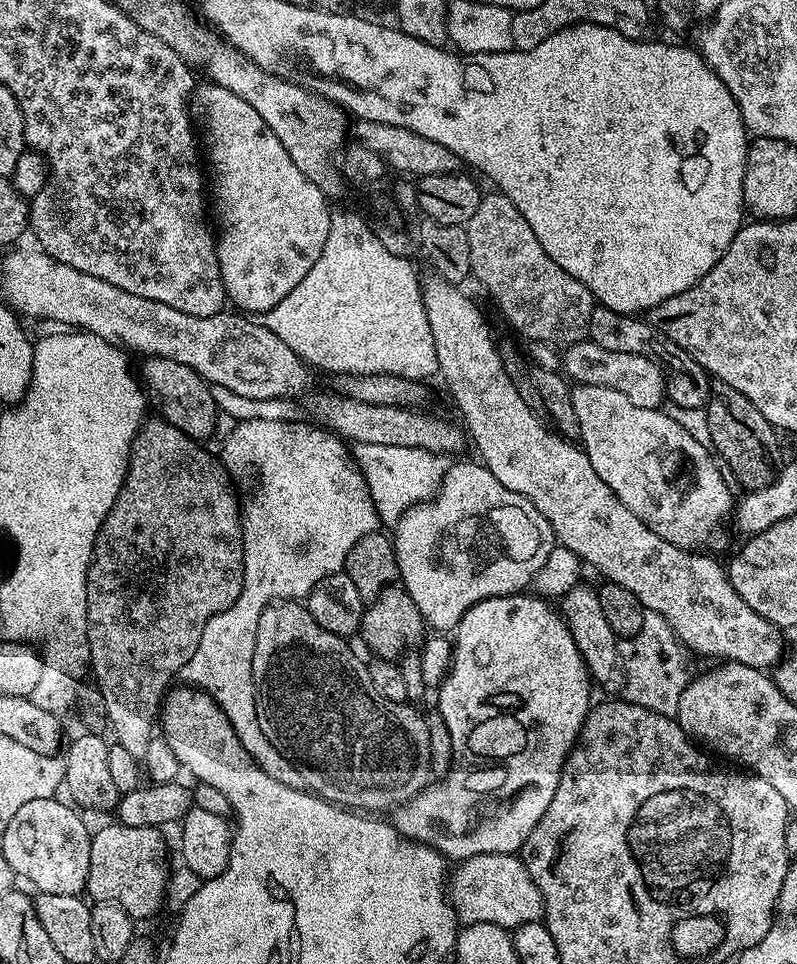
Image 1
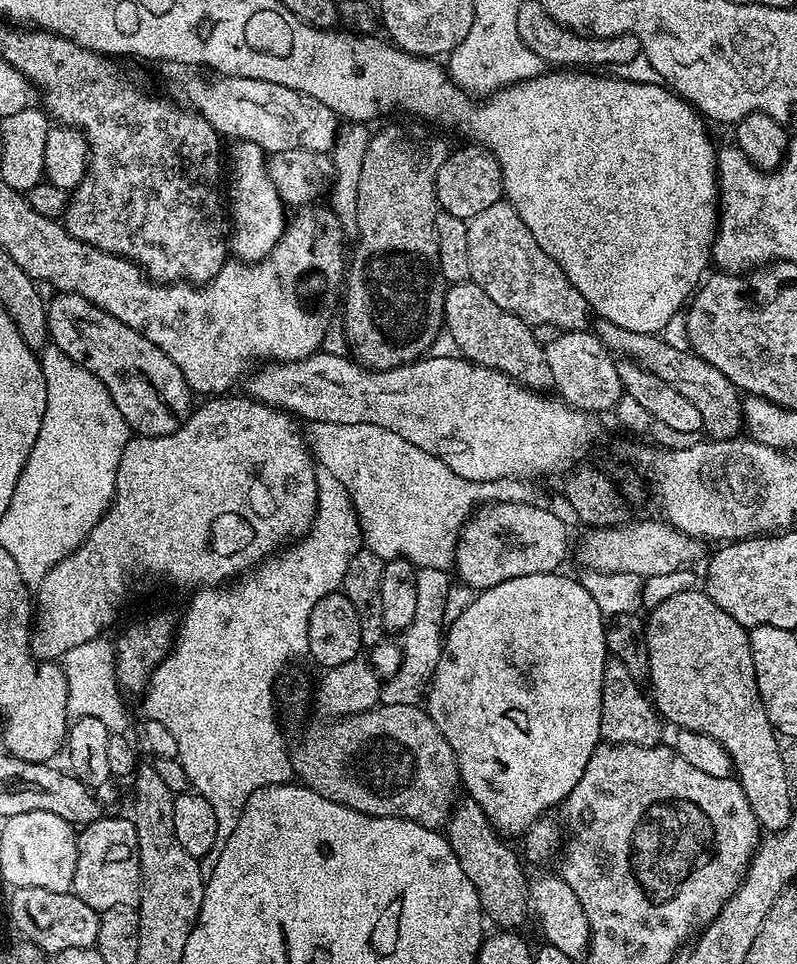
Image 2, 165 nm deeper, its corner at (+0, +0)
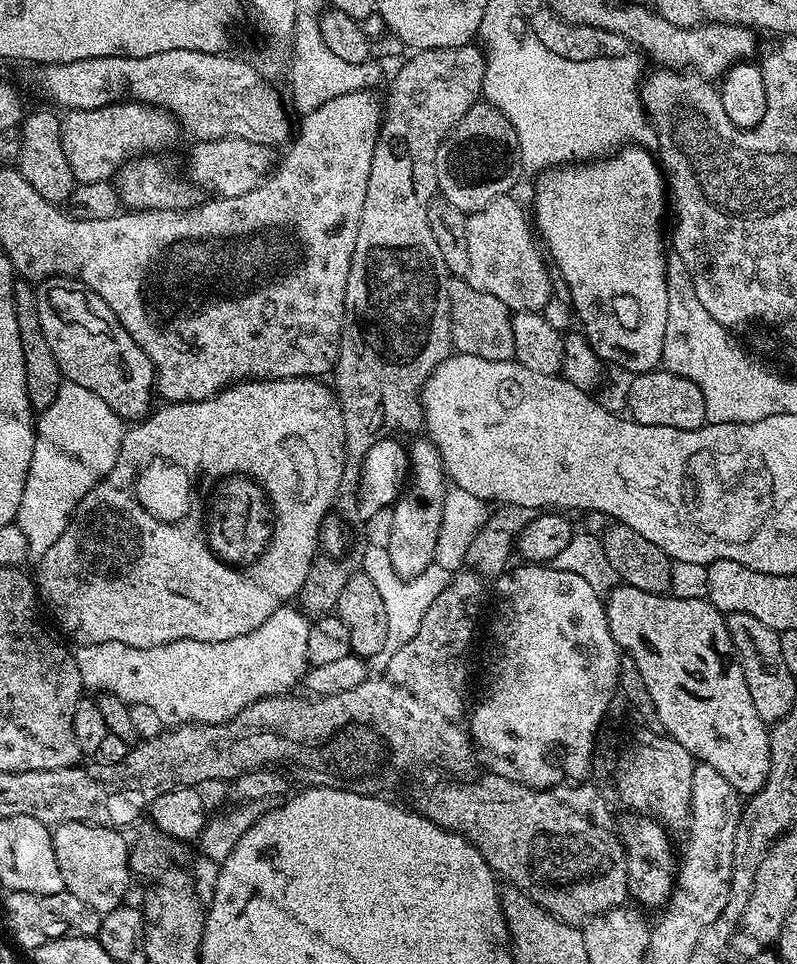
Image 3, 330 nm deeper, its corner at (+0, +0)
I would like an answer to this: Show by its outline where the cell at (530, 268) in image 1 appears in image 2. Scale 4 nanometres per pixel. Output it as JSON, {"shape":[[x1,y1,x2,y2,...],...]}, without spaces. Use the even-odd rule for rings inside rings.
{"shape":[[502,198,469,220,466,239,470,245,471,283,482,286,502,310,530,325,550,322,566,332,579,332,589,327,590,309,586,298,578,294,558,262,538,246,534,234,526,230,526,222,518,218,518,210,514,210,507,199]]}

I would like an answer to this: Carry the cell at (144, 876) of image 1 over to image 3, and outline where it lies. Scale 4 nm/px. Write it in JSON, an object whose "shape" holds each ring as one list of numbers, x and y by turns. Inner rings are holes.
{"shape":[[66,822,55,825,51,829,51,834,58,858,58,870,62,870,64,891,74,894,74,898,86,902,86,906,101,914,121,907,125,903,124,895,128,892,128,883,134,880,134,873,130,867,130,844,124,841,123,831,82,822]]}

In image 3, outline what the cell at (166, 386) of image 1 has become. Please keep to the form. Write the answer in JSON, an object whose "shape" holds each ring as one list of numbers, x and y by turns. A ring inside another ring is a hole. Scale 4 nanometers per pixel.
{"shape":[[49,276,35,285,38,322,54,353,60,375,67,383,86,386,125,422,139,422,149,415,154,400,154,373,144,351,118,322,114,310,82,282]]}

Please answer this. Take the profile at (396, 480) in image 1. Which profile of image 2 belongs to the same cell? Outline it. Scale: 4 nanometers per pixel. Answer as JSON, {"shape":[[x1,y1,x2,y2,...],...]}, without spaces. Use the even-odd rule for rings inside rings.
{"shape":[[311,422,306,428,306,443,319,467,323,471,334,474,334,478,338,478,338,482,342,482,342,486,346,486,346,490,350,494,350,498,354,502,354,510,356,517,360,523,360,534,362,537,363,547,370,549,374,554,378,554,378,558,384,561,389,560,408,560,416,565,417,569,430,567,435,570,448,572,456,561,456,543,460,541,460,532,464,529,464,524,468,521,469,516,476,511,477,508,486,504,505,504,506,502,514,502,515,504,525,504,526,506,538,506,539,508,548,508,550,514,554,514,554,518,558,518,558,522,569,526,580,524,578,518,578,510,574,510,574,505,570,502,570,498,566,498,563,491,556,490,551,496,544,488,539,488,539,483,533,482,528,478,513,478,510,480,467,480,458,474,454,474,454,470,450,470,450,466,446,466,446,462,442,462,434,454,426,454,426,450,418,450,418,446,414,446,414,442,406,442,406,438,402,438,398,434,394,434,394,430,386,430,382,426,374,426,373,424,335,424,334,422]]}

